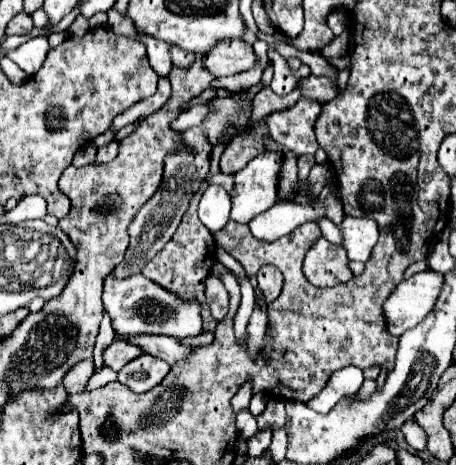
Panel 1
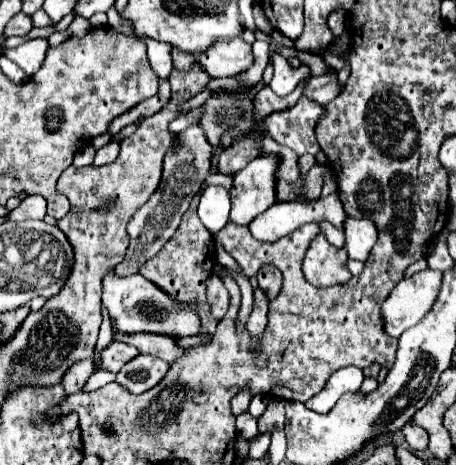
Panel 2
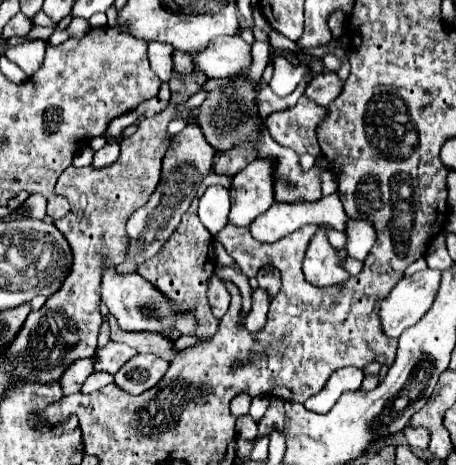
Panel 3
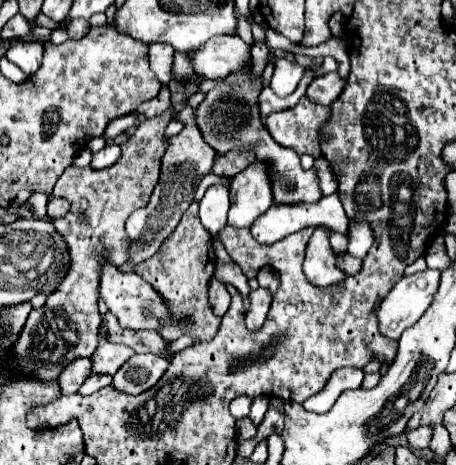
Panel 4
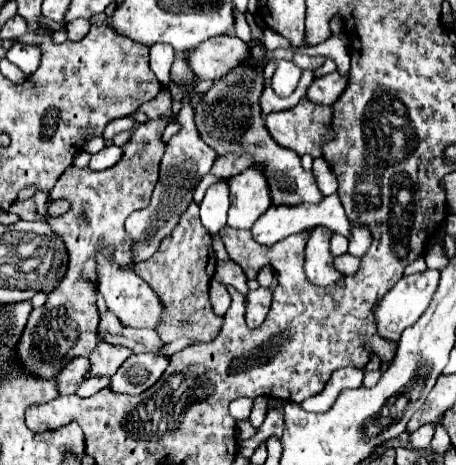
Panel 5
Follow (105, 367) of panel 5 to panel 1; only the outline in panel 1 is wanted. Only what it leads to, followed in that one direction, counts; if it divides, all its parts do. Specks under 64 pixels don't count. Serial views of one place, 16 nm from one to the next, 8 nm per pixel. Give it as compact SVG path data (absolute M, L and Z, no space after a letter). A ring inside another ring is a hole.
M114 340L108 350L104 352L104 364L114 368L114 370L122 370L122 366L126 366L130 360L142 356L142 348L134 346L134 344L128 344L124 340Z

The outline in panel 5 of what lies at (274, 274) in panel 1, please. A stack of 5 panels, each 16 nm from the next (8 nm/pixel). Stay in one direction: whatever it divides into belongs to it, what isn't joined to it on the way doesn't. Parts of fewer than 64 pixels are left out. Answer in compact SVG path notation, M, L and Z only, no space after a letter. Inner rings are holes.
M264 266L260 272L258 272L258 278L256 278L258 282L260 282L260 286L264 286L264 288L270 288L272 292L278 288L276 284L278 284L278 274L276 274L276 270L272 268L272 266Z

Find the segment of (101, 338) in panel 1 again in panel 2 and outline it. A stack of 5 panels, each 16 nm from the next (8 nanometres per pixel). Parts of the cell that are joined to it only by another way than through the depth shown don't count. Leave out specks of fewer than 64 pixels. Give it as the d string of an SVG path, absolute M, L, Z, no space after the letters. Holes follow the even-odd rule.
M102 305L102 314L103 314L103 320L100 326L96 347L94 349L94 356L93 356L95 364L99 364L101 361L101 357L100 357L101 350L113 341L110 317L104 305Z

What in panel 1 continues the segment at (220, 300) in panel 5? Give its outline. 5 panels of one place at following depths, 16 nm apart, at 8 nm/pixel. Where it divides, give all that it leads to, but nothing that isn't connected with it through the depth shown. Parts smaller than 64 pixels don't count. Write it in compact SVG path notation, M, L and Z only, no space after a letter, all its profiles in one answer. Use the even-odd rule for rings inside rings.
M208 276L206 278L206 304L212 312L212 318L220 324L224 322L224 316L228 316L228 292L224 288L224 284L216 278L216 276Z

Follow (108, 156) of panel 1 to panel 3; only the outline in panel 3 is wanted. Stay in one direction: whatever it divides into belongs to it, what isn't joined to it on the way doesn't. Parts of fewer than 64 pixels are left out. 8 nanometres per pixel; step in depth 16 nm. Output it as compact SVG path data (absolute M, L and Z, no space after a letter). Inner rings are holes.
M110 142L106 144L104 148L100 148L96 154L94 154L94 162L92 166L106 166L106 164L112 164L120 154L120 144L118 142Z

